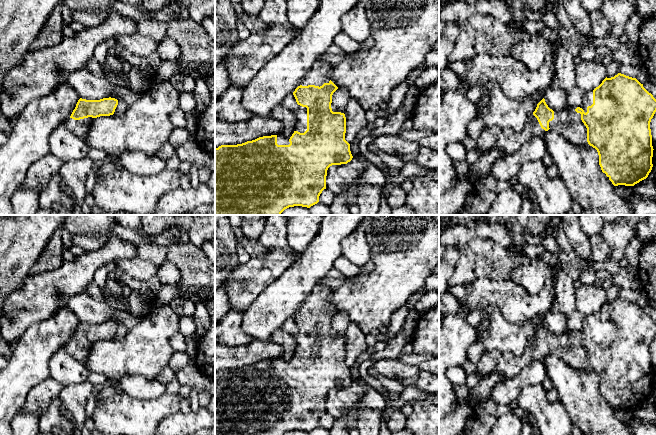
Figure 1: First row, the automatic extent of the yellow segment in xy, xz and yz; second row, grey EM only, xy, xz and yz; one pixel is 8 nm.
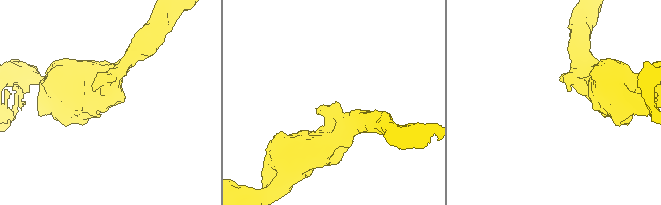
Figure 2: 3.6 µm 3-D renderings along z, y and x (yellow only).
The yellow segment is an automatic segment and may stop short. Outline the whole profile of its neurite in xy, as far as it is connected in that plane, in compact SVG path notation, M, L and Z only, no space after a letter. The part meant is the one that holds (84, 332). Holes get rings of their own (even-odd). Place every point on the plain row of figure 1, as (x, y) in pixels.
M111 321L100 324L80 322L64 349L71 357L84 363L90 353L91 346L100 340L113 339L117 329L118 324Z

